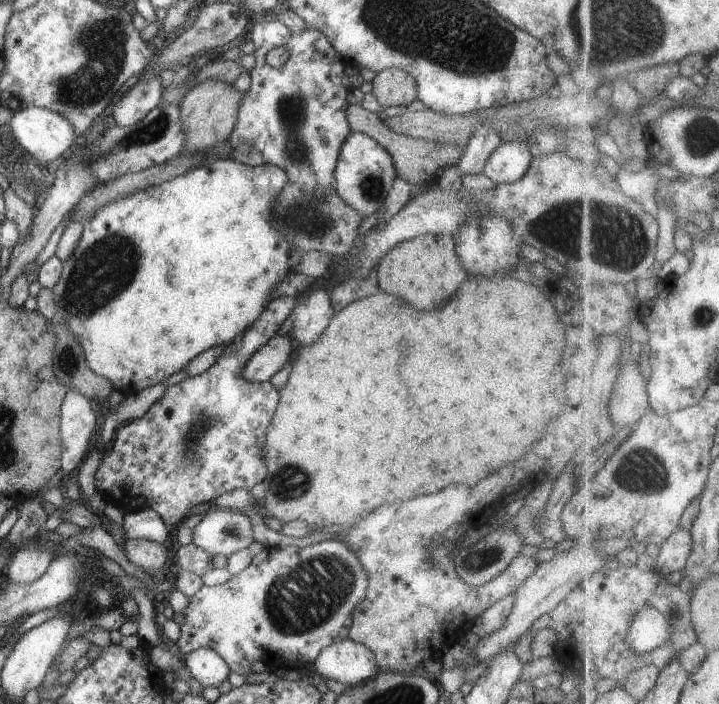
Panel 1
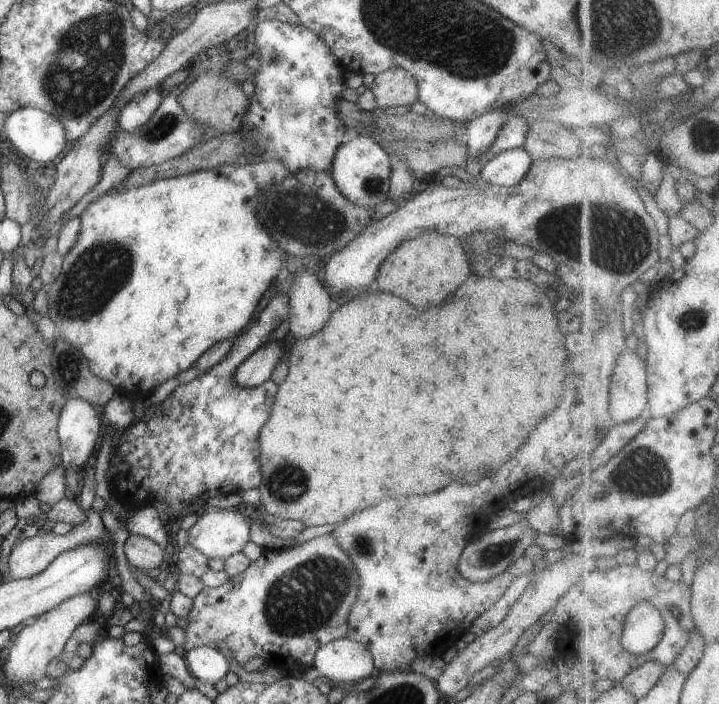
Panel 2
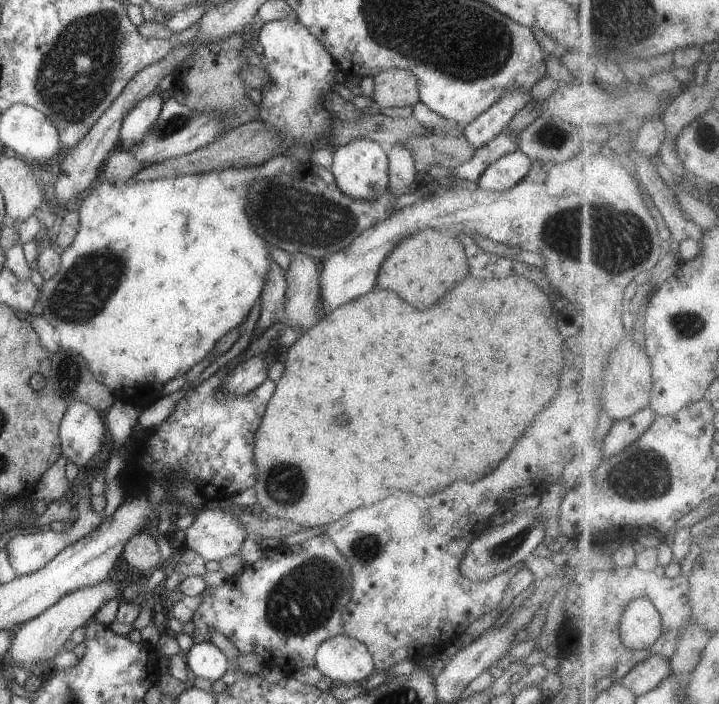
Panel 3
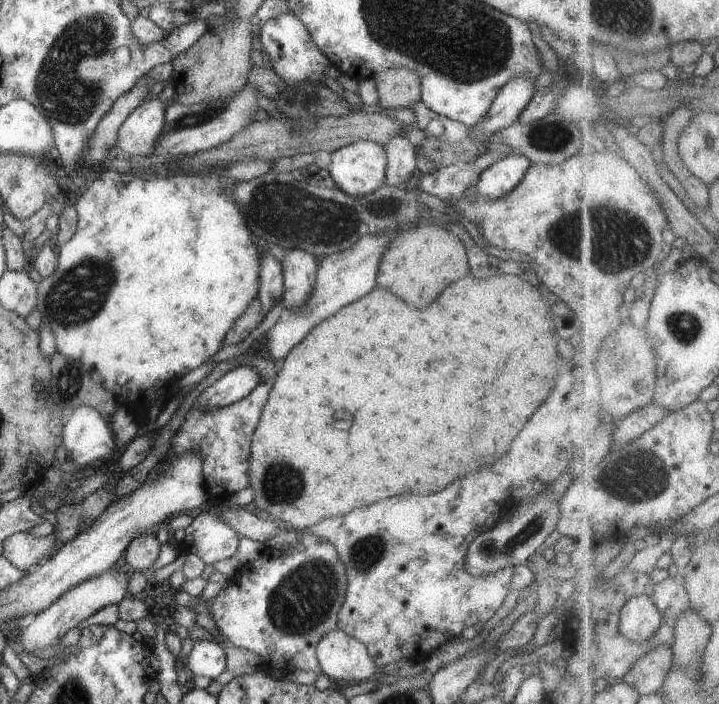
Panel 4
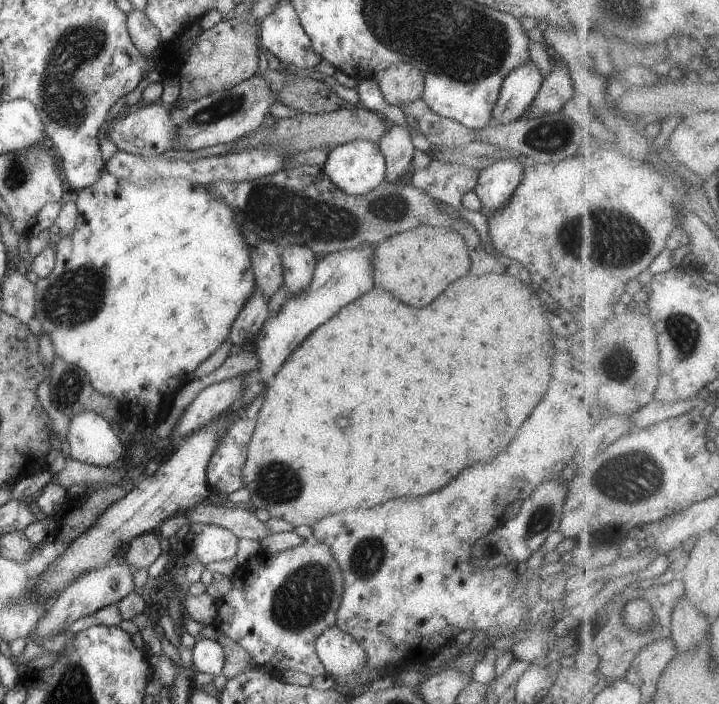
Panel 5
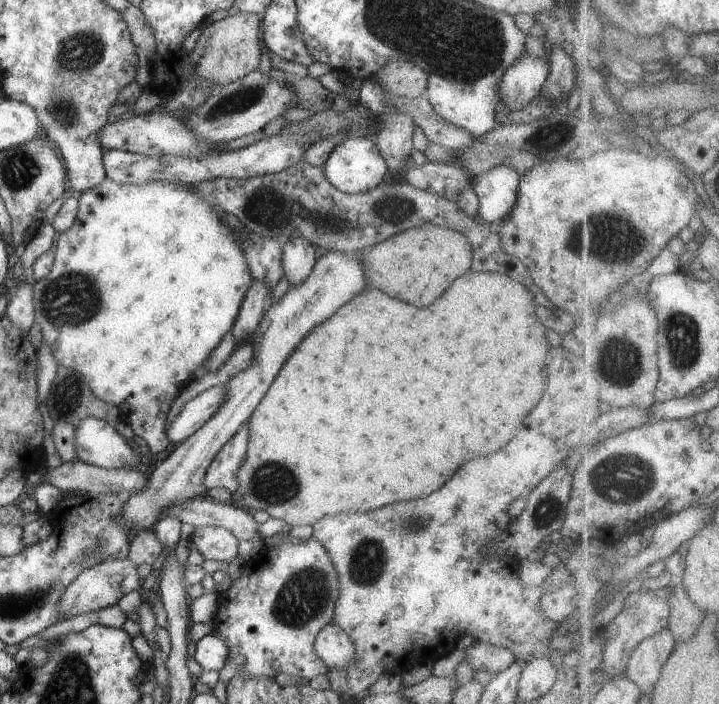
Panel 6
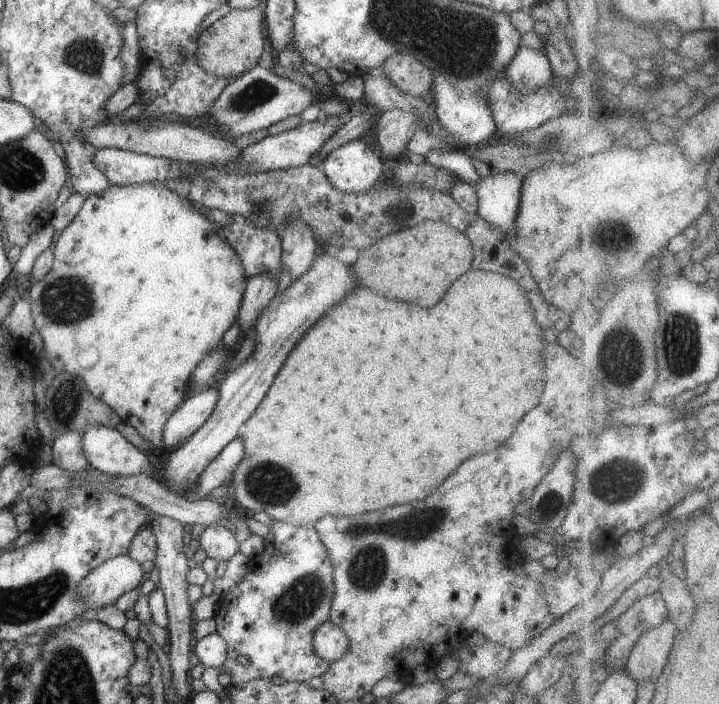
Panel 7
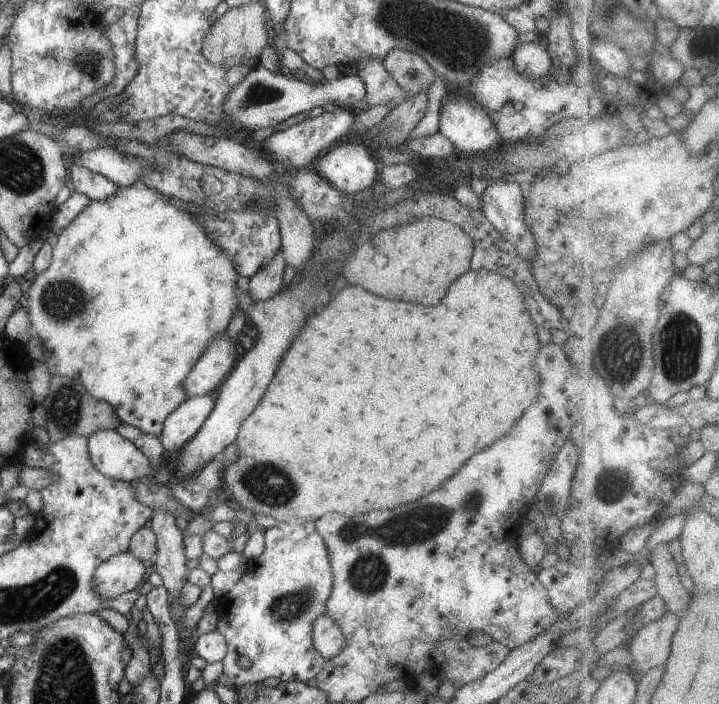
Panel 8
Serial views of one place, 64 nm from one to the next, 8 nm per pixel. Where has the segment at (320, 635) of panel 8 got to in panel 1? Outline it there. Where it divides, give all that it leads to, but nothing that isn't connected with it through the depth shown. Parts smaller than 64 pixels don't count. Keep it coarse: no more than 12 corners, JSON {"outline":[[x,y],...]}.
{"outline":[[348,638],[311,668],[350,687],[380,672],[374,653]]}

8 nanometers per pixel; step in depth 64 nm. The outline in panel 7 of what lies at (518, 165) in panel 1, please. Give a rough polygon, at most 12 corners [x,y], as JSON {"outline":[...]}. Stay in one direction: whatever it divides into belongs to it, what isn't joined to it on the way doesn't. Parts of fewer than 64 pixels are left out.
{"outline":[[492,169],[476,184],[478,216],[514,232],[522,178]]}

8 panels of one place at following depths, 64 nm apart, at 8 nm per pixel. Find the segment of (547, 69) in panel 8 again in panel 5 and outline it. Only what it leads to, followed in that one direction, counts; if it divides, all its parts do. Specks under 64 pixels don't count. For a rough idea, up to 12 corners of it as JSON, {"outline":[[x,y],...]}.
{"outline":[[531,60],[502,83],[488,125],[522,118],[543,83]]}

